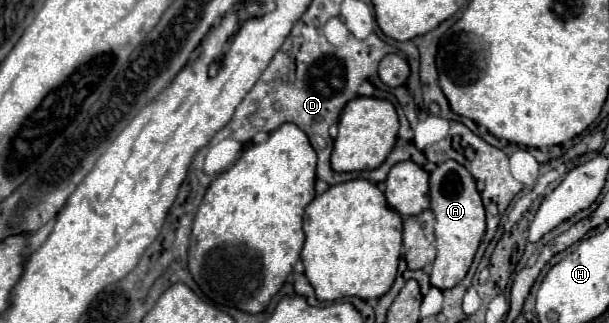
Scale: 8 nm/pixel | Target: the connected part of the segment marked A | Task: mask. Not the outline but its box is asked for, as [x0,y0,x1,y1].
[429,161,485,289]

